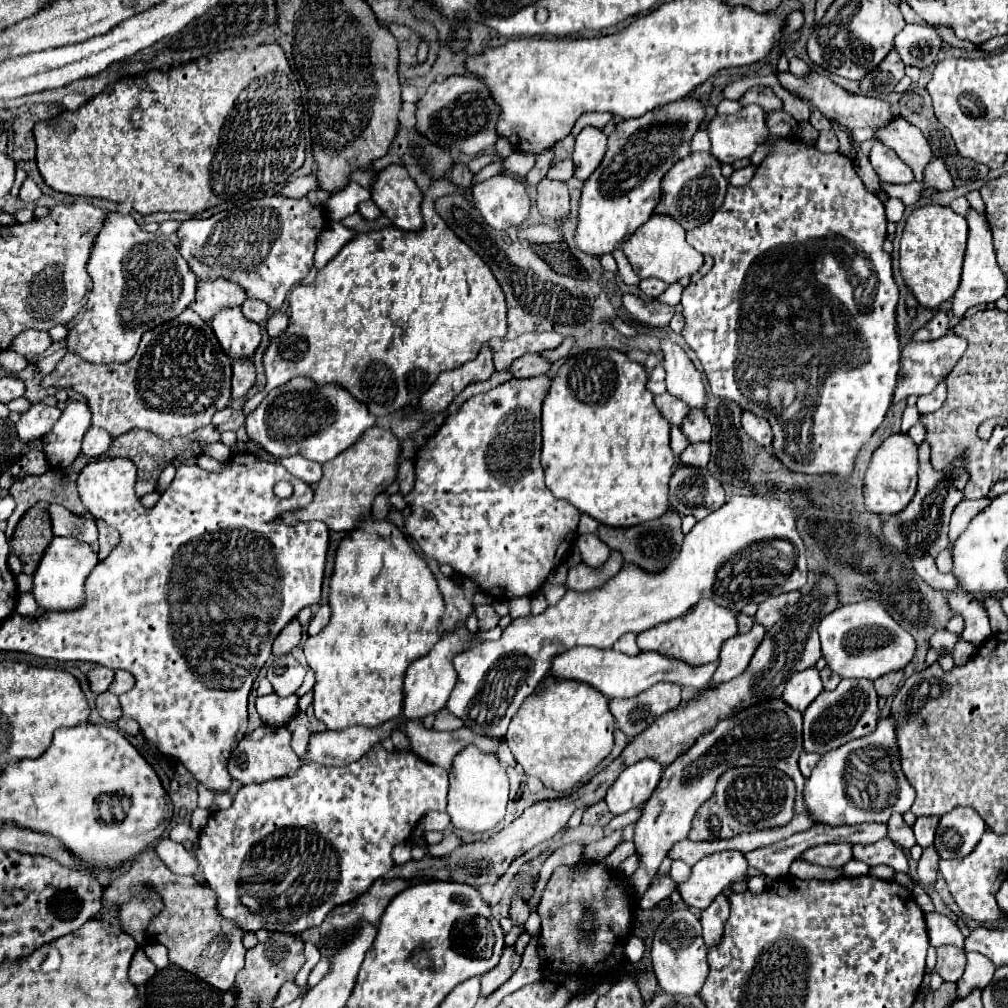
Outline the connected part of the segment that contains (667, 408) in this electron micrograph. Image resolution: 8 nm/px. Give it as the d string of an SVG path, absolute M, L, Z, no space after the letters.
M669 393L657 395L655 397L655 405L661 409L661 413L669 419L671 425L681 425L683 419L685 419L685 415L691 409L687 403L681 403L681 399L673 399Z

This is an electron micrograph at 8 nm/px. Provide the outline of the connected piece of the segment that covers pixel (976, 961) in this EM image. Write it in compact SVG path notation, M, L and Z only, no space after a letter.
M965 951L965 957L967 957L967 967L965 967L965 973L961 975L961 979L957 981L957 997L955 997L955 1001L969 997L969 991L975 991L975 989L983 991L989 985L989 981L993 979L993 973L997 969L981 953Z

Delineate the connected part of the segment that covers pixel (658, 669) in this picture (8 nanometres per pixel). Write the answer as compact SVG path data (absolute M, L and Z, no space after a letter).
M575 647L573 651L565 651L565 655L557 655L557 659L553 659L553 667L549 667L549 671L541 683L545 683L547 679L555 679L555 681L571 679L571 681L587 683L587 685L595 687L597 691L601 691L607 699L613 699L613 697L633 697L659 681L677 683L677 685L689 687L689 689L703 689L709 683L715 667L717 667L717 661L701 665L701 667L689 667L681 661L671 661L655 651L629 657L629 655L623 655L613 649L597 651L597 647Z

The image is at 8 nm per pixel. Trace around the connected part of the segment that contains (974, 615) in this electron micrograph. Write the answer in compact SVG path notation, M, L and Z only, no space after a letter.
M951 593L947 597L947 603L953 613L963 615L965 619L965 631L963 639L980 647L993 634L990 628L986 610L980 604L981 601L971 593Z

